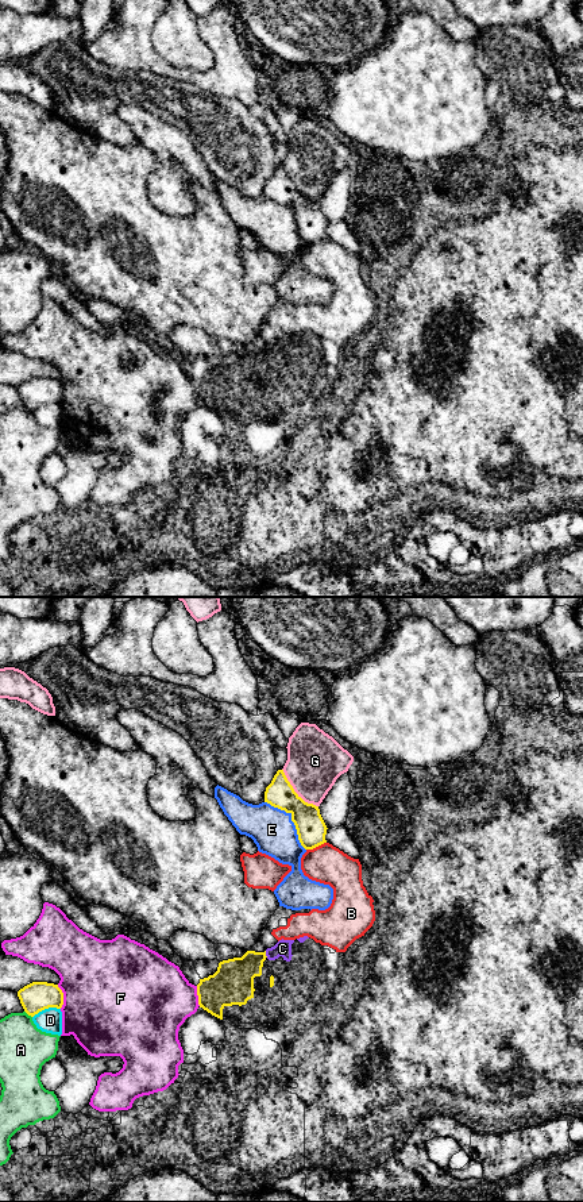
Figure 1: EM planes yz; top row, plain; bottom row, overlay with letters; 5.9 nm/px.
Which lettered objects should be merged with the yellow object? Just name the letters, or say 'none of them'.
C

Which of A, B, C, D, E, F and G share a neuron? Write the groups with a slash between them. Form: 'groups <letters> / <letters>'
groups A / B / C / D / E G / F

